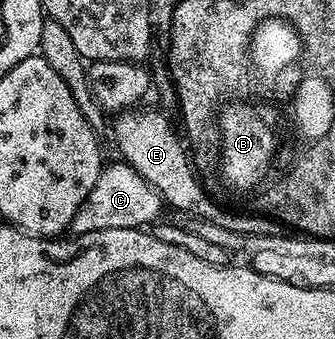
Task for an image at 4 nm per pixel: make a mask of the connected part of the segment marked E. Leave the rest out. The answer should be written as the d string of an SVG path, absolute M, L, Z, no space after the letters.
M127 109L115 118L118 119L115 123L113 120L112 131L114 127L114 143L118 146L119 153L122 154L119 156L121 156L125 162L129 163L132 169L136 169L136 173L140 173L140 177L144 177L144 181L148 181L148 185L152 185L157 189L163 204L165 204L167 208L175 207L176 210L183 211L181 213L183 216L211 221L214 225L223 226L228 232L240 233L241 235L274 236L281 234L281 224L269 216L251 212L248 212L249 214L234 213L214 203L216 201L208 194L192 166L191 156L188 154L179 132L176 130L176 127L176 132L174 132L174 127L170 124L169 117L171 116L158 109L155 109L156 111L138 110L142 109Z

